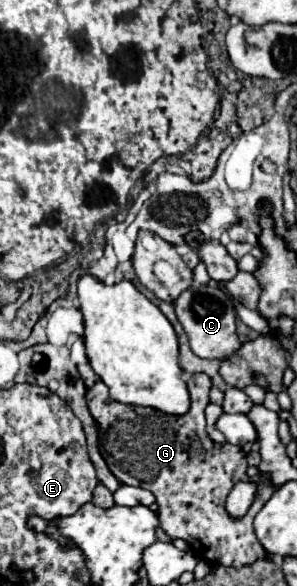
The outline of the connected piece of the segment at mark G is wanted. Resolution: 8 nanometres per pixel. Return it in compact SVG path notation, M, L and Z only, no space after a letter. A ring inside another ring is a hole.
M193 374L191 380L187 382L189 390L193 390L191 396L191 408L183 416L169 416L157 410L149 408L133 408L133 406L109 406L117 404L109 400L107 388L97 384L99 388L91 388L87 392L89 396L89 410L95 410L95 420L99 424L99 436L101 436L101 454L109 466L109 470L115 474L115 478L121 484L131 484L131 486L141 486L147 488L155 494L157 504L159 504L159 520L161 528L169 534L169 538L183 538L187 540L195 550L199 550L197 556L199 560L205 560L209 564L225 564L225 566L247 566L253 564L259 558L265 558L265 550L255 538L253 532L253 518L259 514L259 510L265 506L265 502L273 494L273 486L265 482L263 488L263 498L255 498L251 510L247 516L241 520L233 520L227 510L225 510L225 500L229 490L233 488L235 482L247 480L247 454L243 452L241 446L231 446L229 442L217 444L209 438L205 430L205 408L209 404L209 392L211 392L211 380L205 374ZM101 410L117 410L115 414L99 414Z

